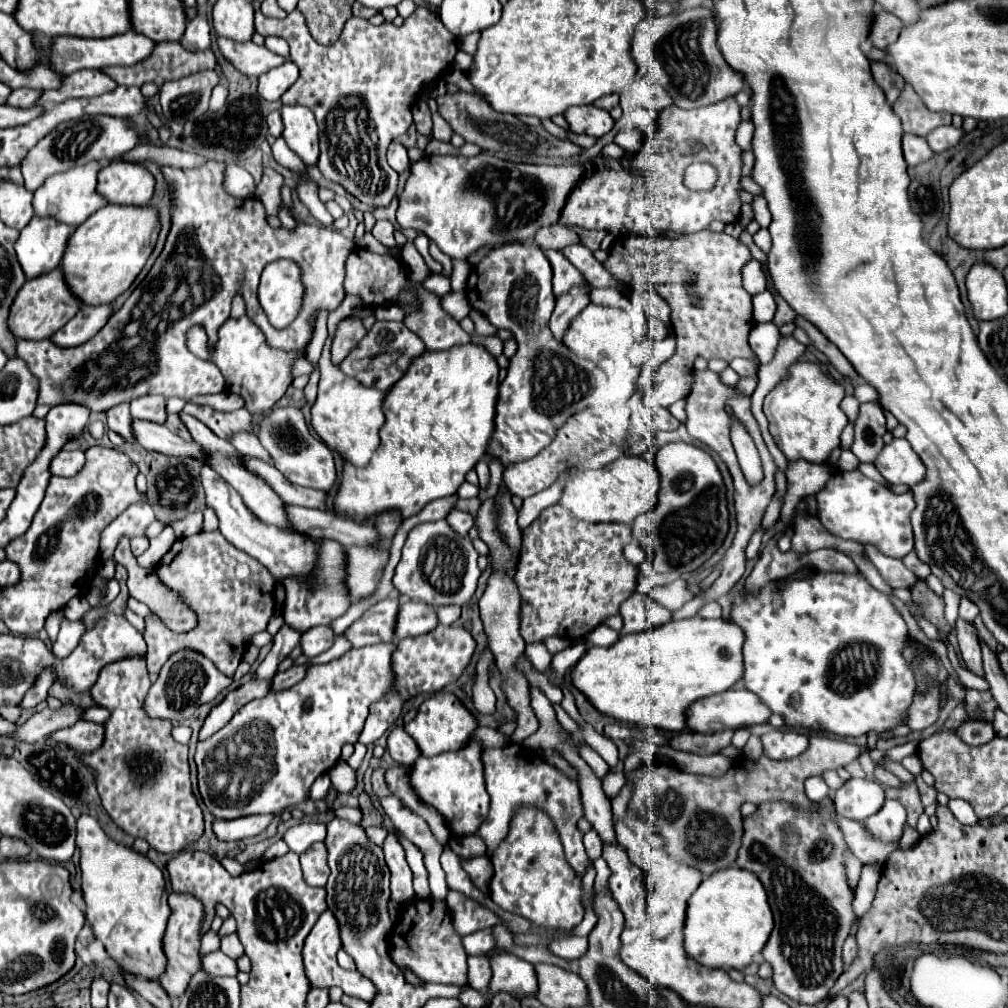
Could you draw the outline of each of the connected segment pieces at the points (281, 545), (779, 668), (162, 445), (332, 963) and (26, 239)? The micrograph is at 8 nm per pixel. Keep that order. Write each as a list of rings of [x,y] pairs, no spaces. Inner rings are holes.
[[[207,465],[201,469],[201,481],[203,481],[205,495],[207,495],[207,505],[215,509],[215,513],[219,517],[219,529],[225,535],[225,539],[231,541],[237,549],[241,549],[247,555],[253,555],[257,561],[261,561],[277,577],[277,581],[283,581],[287,575],[303,577],[313,569],[317,547],[311,541],[307,541],[299,535],[293,535],[293,533],[285,533],[273,525],[263,523],[261,519],[257,519],[245,507],[239,493]]]
[[[815,573],[803,581],[783,585],[769,583],[757,595],[741,595],[733,603],[733,623],[743,627],[745,685],[791,727],[859,737],[871,729],[887,731],[901,725],[915,693],[915,679],[909,663],[901,657],[907,627],[901,613],[889,603],[887,595],[873,589],[863,575]],[[869,663],[873,669],[869,671]]]
[[[133,419],[133,435],[135,441],[151,451],[159,451],[165,455],[183,455],[183,457],[195,457],[205,461],[203,449],[191,441],[183,441],[181,437],[173,435],[165,423],[145,423],[143,419]]]
[[[327,909],[321,913],[319,921],[313,925],[311,933],[307,935],[305,947],[303,947],[303,961],[305,961],[305,973],[311,981],[313,987],[341,987],[345,995],[351,997],[359,997],[363,1001],[371,1001],[373,995],[377,995],[377,989],[373,987],[373,983],[369,979],[365,979],[363,975],[355,973],[355,971],[345,971],[339,967],[337,963],[337,951],[341,949],[341,935],[339,935],[339,927],[337,927],[337,919],[335,915]]]
[[[33,217],[21,231],[15,251],[27,279],[49,273],[61,265],[61,257],[73,227],[55,219]]]

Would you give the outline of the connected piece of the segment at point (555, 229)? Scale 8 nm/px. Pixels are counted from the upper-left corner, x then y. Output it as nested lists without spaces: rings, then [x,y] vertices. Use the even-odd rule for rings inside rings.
[[[555,223],[553,227],[543,227],[541,231],[537,231],[535,243],[541,249],[563,249],[567,245],[579,243],[579,237],[577,237],[577,233],[573,229]]]

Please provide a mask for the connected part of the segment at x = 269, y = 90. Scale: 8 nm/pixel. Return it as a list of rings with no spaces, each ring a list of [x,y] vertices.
[[[285,61],[281,67],[269,69],[259,77],[259,95],[267,101],[279,101],[281,95],[297,81],[299,69],[291,61]]]

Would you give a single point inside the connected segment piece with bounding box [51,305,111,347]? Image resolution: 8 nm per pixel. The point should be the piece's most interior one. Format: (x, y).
(89, 320)

